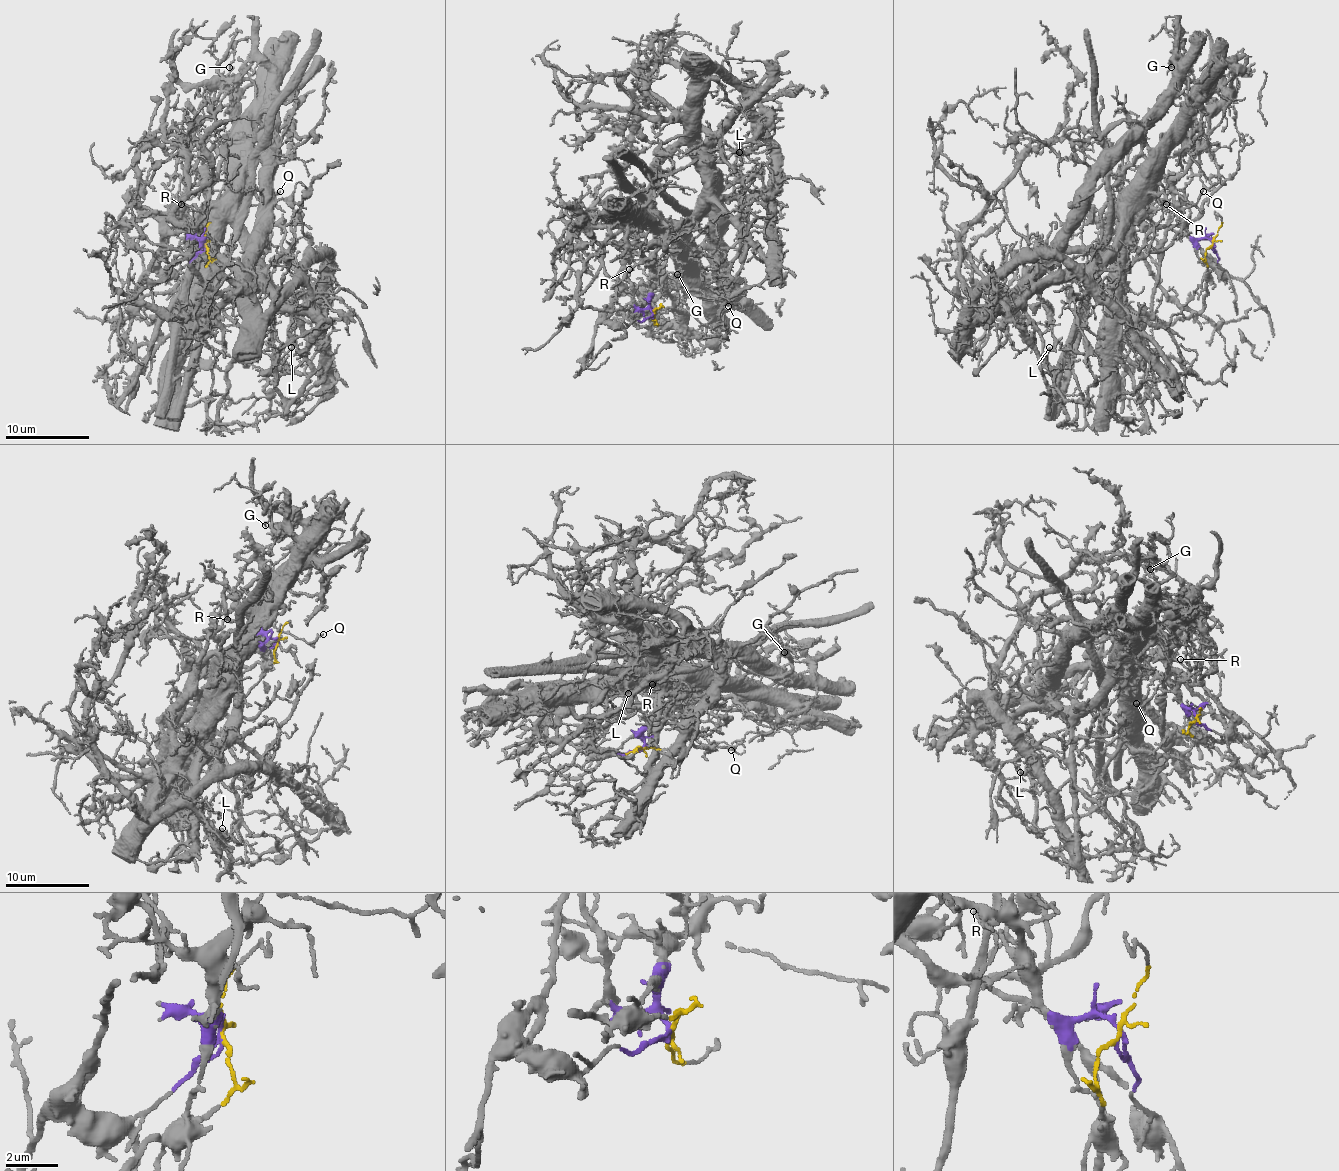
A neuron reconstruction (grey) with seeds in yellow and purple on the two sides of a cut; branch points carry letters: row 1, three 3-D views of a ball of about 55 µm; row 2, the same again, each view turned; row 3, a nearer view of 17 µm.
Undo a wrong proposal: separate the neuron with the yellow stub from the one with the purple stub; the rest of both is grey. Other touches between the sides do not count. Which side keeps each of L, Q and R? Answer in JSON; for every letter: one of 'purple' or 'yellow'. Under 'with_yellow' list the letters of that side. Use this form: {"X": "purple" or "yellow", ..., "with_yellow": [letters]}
{"L": "purple", "Q": "purple", "R": "purple", "with_yellow": []}

